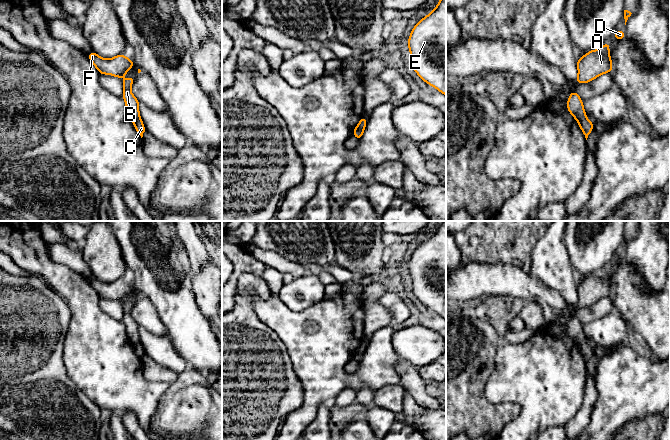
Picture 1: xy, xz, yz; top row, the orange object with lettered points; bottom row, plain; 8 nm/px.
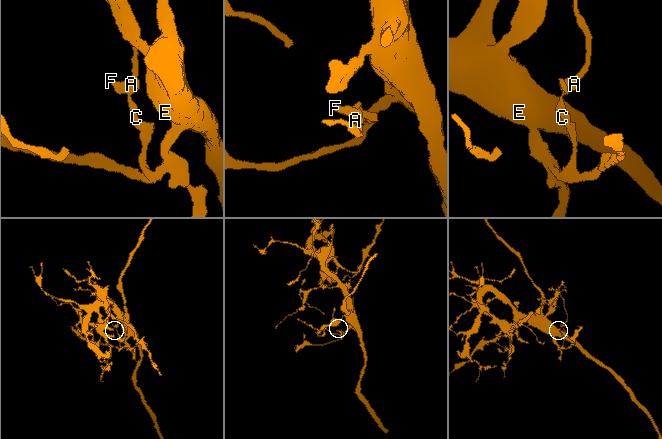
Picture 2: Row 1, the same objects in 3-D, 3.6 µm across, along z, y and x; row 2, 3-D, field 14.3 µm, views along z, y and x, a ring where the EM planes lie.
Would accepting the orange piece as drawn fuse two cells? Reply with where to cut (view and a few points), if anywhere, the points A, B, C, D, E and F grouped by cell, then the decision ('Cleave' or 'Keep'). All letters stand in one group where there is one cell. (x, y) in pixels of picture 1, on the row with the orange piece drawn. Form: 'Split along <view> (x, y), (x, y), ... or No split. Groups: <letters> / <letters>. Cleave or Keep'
No split. Groups: A B C D E F. Keep

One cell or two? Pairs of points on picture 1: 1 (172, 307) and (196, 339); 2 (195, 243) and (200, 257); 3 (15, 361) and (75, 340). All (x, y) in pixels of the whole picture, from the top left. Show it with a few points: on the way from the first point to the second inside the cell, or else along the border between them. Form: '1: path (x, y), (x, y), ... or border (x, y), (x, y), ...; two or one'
1: path (180, 315), (189, 331); one
2: path (195, 246), (198, 254); one
3: border (70, 321), (64, 341), (64, 367); two

